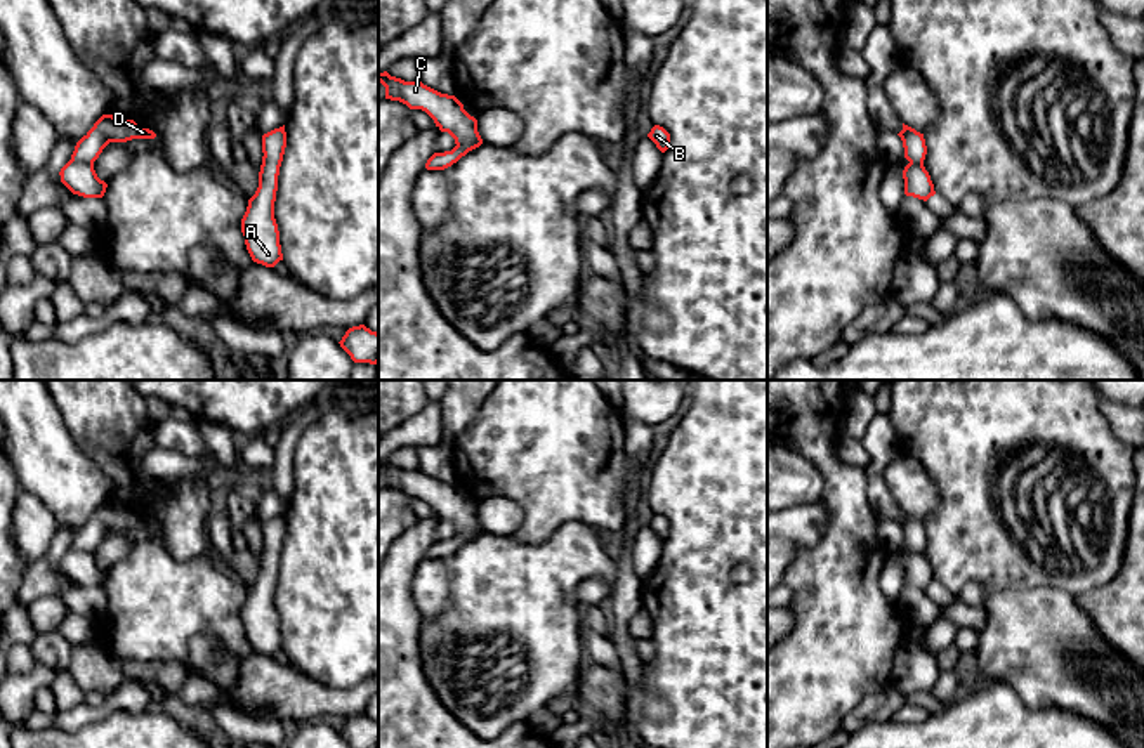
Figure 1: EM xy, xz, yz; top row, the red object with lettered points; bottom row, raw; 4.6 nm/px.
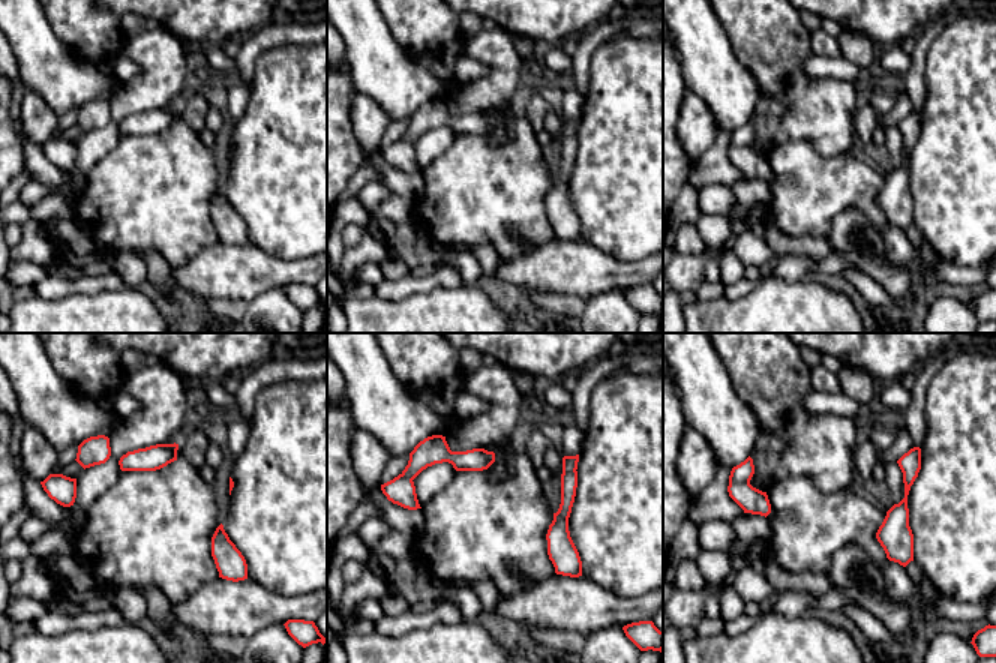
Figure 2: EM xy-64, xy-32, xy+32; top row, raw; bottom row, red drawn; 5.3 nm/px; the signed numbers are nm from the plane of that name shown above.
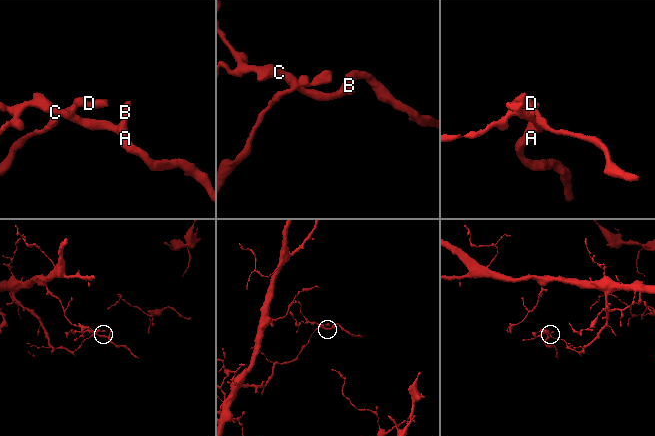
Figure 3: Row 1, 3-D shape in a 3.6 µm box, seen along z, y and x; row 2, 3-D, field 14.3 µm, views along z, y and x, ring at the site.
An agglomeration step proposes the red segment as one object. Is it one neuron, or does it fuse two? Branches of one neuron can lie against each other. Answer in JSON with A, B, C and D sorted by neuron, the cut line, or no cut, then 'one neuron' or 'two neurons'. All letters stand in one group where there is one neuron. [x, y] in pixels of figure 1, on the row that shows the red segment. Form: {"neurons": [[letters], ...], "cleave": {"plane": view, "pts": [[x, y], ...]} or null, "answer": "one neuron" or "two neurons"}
{"neurons": [["A", "B", "C"], ["D"]], "cleave": {"plane": "xy", "pts": [[72, 157], [92, 165]]}, "answer": "two neurons"}

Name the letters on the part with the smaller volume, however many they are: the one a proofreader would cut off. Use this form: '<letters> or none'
A, B, C

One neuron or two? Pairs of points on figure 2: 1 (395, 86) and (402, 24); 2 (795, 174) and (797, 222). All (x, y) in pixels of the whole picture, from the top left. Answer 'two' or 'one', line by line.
1: two
2: one

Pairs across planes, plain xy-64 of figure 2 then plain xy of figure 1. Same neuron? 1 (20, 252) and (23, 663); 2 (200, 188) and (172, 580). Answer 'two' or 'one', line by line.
1: two
2: one

